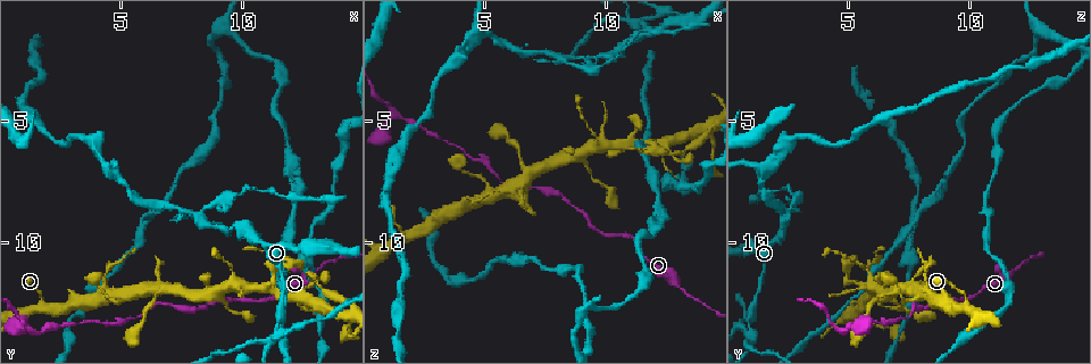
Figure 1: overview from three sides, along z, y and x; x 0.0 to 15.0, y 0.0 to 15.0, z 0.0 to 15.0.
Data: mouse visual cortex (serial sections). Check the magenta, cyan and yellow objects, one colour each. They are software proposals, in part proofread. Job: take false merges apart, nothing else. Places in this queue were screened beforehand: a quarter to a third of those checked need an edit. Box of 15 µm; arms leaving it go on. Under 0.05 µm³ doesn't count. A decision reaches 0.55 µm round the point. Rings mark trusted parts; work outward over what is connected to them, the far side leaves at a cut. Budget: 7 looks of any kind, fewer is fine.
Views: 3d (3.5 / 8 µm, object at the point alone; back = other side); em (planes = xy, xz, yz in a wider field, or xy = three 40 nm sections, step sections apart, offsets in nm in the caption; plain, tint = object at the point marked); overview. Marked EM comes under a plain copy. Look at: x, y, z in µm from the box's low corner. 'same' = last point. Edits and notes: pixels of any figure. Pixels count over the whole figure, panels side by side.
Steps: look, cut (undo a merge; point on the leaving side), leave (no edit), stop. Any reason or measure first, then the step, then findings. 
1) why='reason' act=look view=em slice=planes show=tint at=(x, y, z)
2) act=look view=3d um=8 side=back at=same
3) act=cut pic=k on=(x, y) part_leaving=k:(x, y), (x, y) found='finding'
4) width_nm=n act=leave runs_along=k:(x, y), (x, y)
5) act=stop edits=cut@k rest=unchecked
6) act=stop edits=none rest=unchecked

why='branch point' act=look view=3d um=3.5 at=(8.2, 8.9, 2.5)

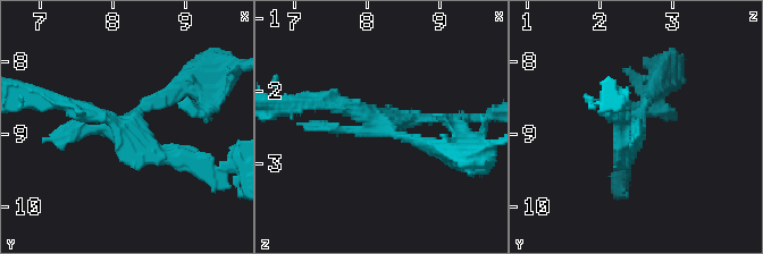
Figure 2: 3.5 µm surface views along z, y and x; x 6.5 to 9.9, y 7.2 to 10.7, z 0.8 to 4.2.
act=cut pic=2 on=(319, 126) found='a second cell is stuck on'

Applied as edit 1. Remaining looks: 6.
why='see it whole again' act=look view=overview

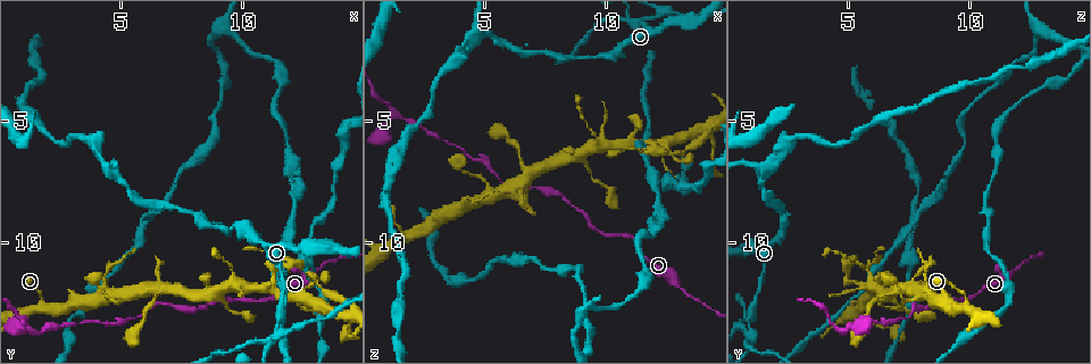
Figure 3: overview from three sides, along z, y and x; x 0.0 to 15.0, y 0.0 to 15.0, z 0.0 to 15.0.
why='a narrow waist' act=look view=3d um=8 at=(11.5, 13.7, 1.0)

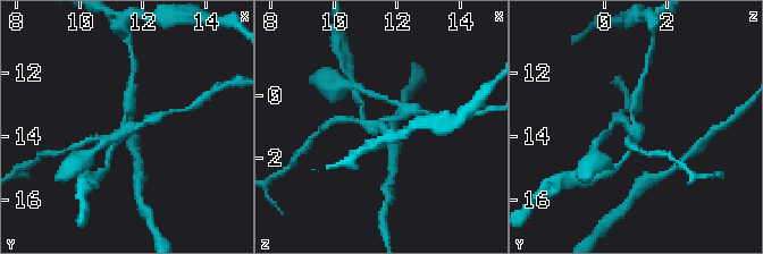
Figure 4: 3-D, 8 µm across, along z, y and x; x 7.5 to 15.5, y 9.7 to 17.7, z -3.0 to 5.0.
arms=4 arm_widths_nm=150,200,200,250 act=look view=em slice=planes show=tint at=(11.4, 13.7, 1.0)

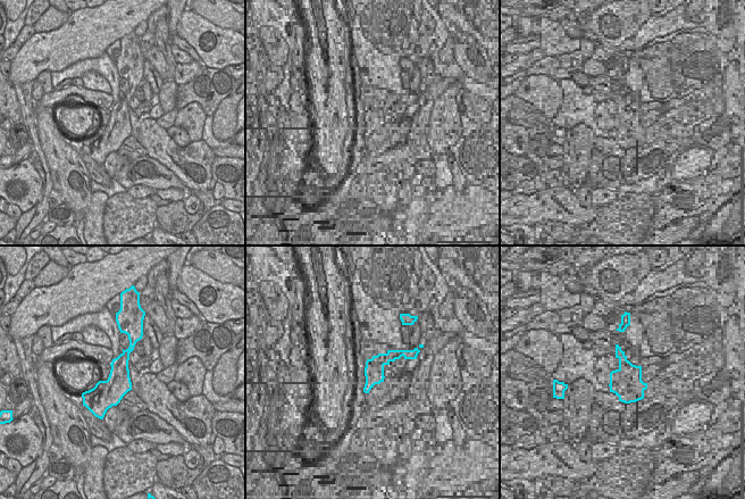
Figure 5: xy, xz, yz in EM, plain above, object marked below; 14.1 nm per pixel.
act=cut pic=4 on=(342, 119) border=5:(106, 381), (102, 392), (91, 406) found='two cells meet here'

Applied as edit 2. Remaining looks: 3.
why='calibre changes' act=look view=3d um=3.5 at=(13.6, 12.1, 6.1)

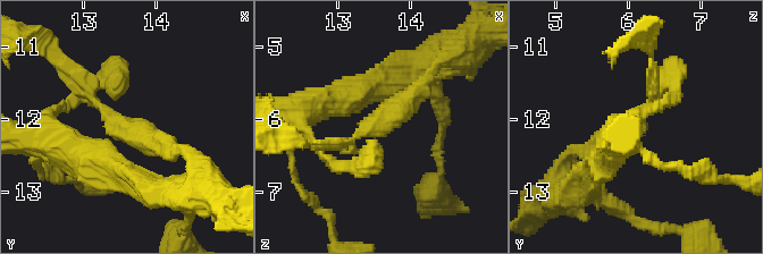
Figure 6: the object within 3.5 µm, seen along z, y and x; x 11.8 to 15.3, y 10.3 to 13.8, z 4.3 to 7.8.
act=look view=em slice=xy step=2 show=tint at=(13.55, 12.05, 6.05)

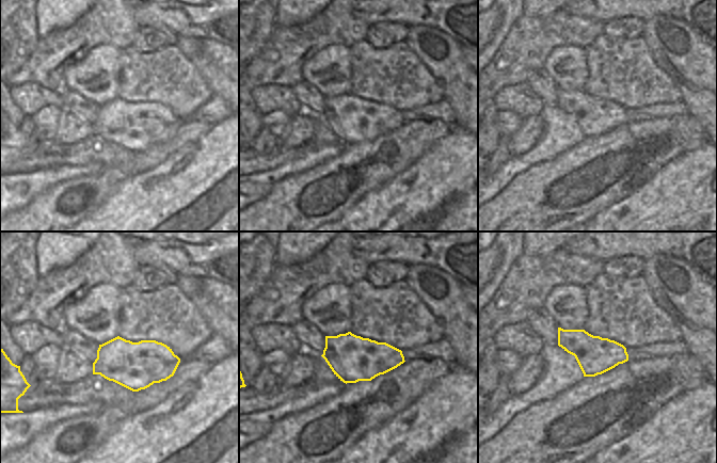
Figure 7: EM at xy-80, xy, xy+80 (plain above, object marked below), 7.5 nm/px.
act=cut pic=6 on=(334, 141) part_leaving=6:(350, 141), (298, 144), (284, 138) found='two cells meet here'

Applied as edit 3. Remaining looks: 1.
act=stop edits=cut@2,cut@4,cut@6 rest=unchecked

